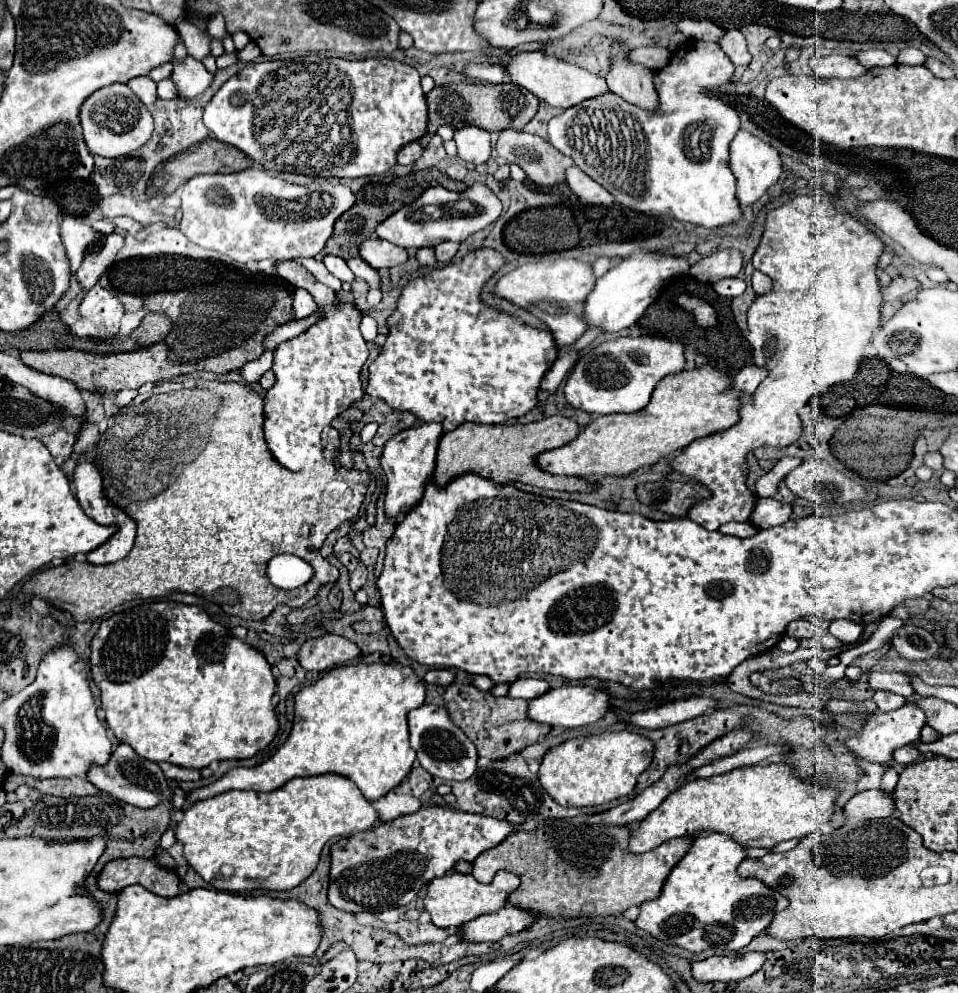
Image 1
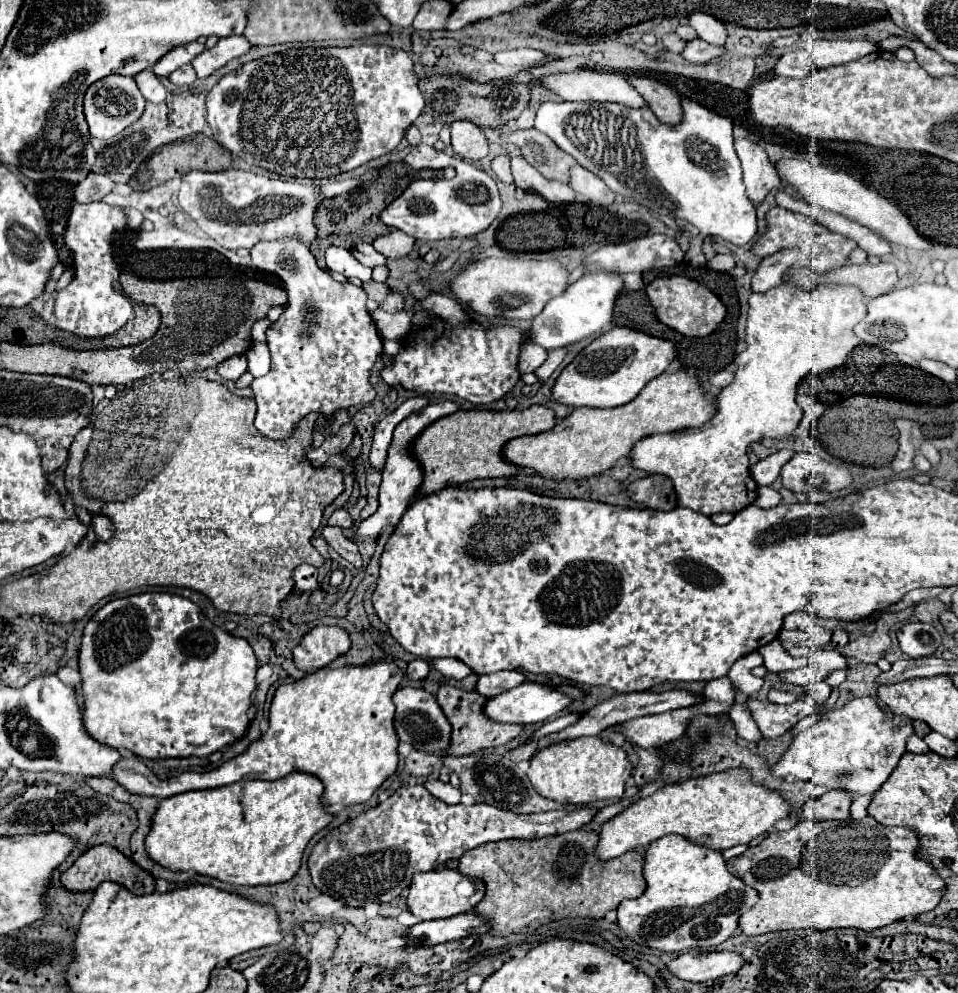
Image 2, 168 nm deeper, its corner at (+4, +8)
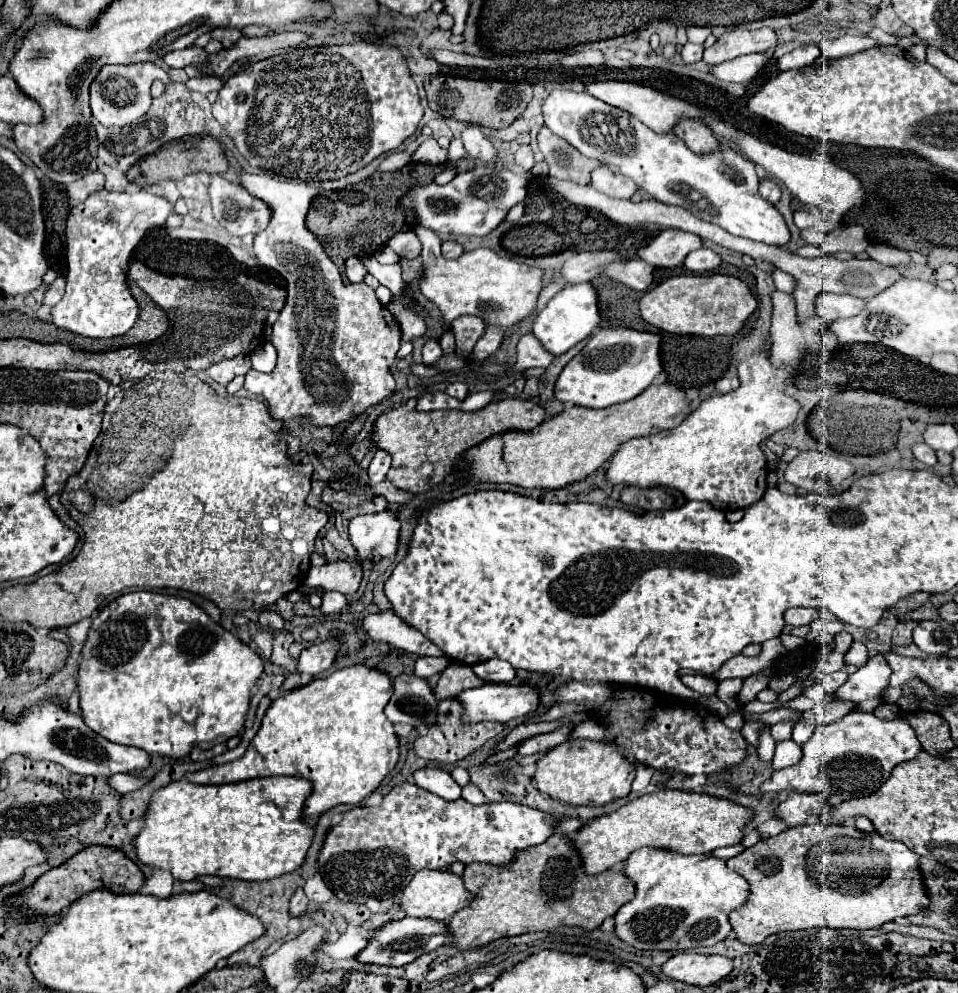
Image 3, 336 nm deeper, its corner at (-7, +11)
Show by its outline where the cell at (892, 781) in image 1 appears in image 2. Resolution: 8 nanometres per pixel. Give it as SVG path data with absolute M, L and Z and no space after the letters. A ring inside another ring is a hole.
M863 795L863 797L855 797L851 803L851 821L859 821L863 817L867 817L867 801L871 801L871 795Z

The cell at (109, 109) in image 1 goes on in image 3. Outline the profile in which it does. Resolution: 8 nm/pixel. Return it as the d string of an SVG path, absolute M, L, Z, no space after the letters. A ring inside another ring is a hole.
M142 62L142 64L134 64L134 66L104 66L100 70L98 78L90 84L92 116L106 128L134 124L152 106L150 86L152 86L154 78L168 80L168 74L152 62Z

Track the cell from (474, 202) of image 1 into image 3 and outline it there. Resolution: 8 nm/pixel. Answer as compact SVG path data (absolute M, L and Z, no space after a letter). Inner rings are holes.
M478 166L470 172L458 174L448 184L416 184L402 196L402 206L410 208L420 226L436 234L462 234L462 236L488 236L500 226L508 210L524 200L528 194L528 176L514 174L496 166Z

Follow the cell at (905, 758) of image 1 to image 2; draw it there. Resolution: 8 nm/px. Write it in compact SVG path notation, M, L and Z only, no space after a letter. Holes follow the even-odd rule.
M911 735L909 741L907 741L907 751L911 751L911 753L927 753L927 751L931 751L931 749L927 747L927 743L925 743L921 737Z

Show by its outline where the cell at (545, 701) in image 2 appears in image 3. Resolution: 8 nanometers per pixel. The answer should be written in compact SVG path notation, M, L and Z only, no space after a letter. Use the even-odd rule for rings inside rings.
M484 684L458 698L466 708L464 722L510 722L534 714L540 706L538 688L514 684Z

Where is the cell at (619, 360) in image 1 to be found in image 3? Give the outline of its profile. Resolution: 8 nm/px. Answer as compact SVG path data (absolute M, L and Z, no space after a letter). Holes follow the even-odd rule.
M602 328L578 356L574 356L556 380L554 394L560 402L588 408L608 408L642 394L662 372L662 338L632 328Z

